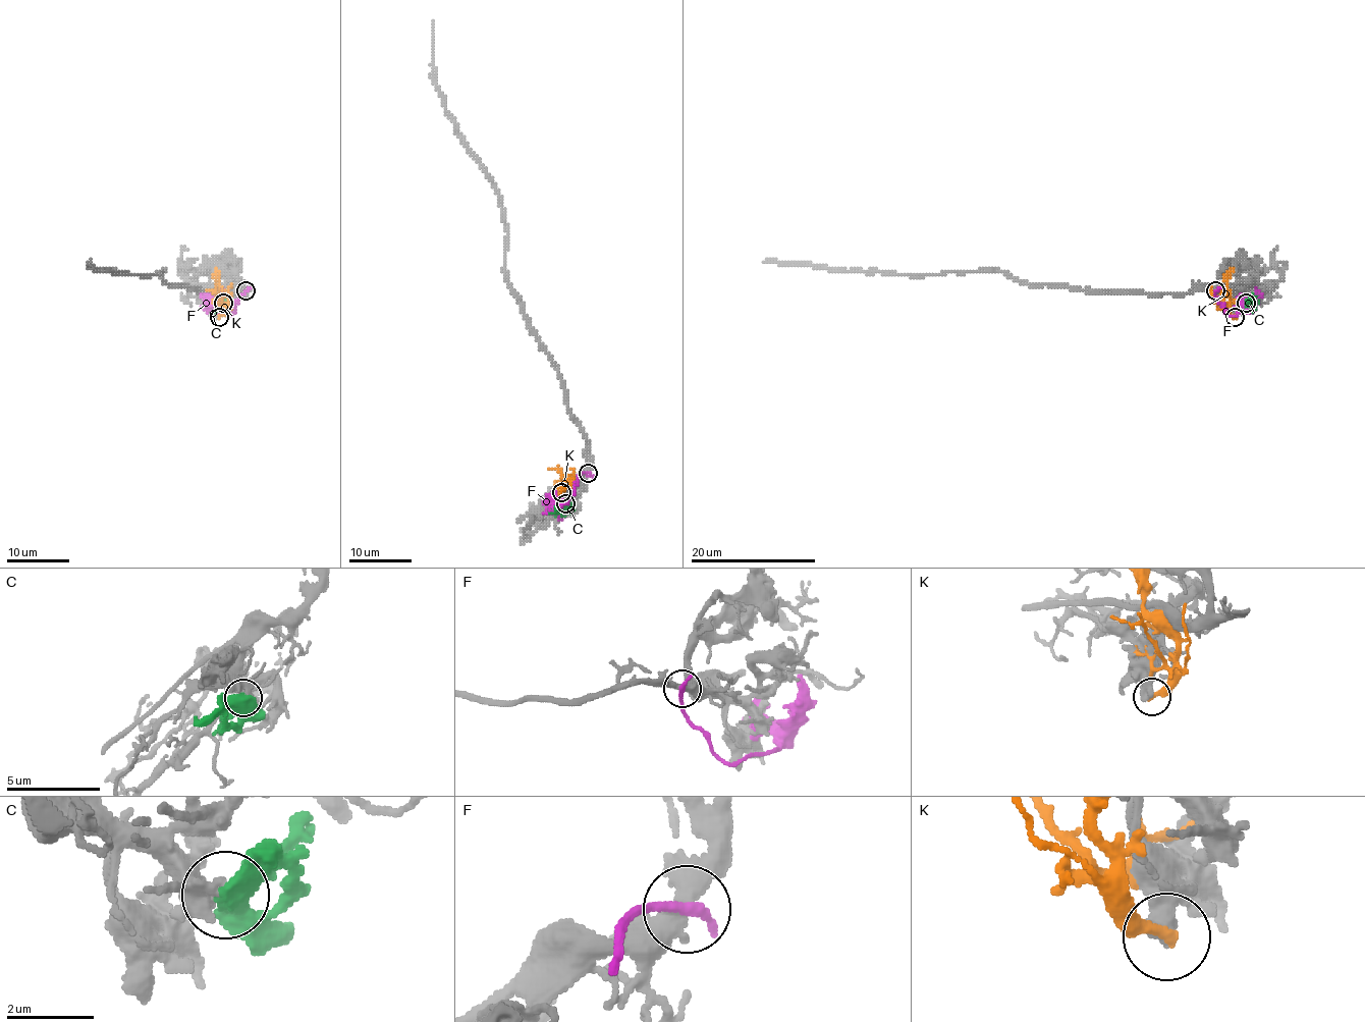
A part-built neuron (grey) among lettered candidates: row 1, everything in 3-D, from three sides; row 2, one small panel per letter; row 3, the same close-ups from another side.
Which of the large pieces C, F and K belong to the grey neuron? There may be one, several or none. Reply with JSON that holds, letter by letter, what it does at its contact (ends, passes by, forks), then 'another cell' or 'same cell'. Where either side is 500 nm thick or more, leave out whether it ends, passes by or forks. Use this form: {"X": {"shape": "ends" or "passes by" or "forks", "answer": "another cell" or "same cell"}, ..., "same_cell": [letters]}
{"C": {"answer": "same cell"}, "F": {"shape": "ends", "answer": "another cell"}, "K": {"shape": "ends", "answer": "another cell"}, "same_cell": ["C"]}

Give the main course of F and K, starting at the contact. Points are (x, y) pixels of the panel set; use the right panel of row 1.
F: (1215, 291), (1224, 310), (1230, 315), (1237, 315), (1248, 308), (1254, 286)
K: (1234, 316), (1224, 298), (1226, 277), (1233, 269)

